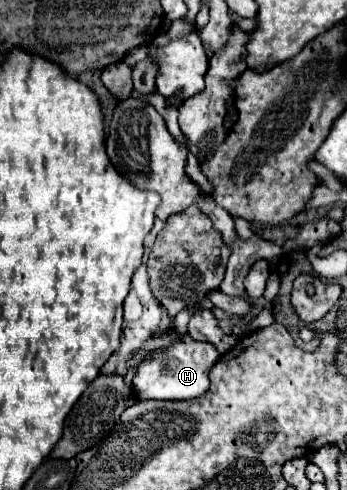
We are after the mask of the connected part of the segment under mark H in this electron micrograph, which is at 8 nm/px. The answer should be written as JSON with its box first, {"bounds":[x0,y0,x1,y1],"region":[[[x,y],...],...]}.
{"bounds":[132,342,218,400],"region":[[[176,342],[170,348],[156,352],[152,358],[146,358],[138,364],[138,370],[132,378],[132,388],[136,398],[148,400],[192,400],[202,396],[208,390],[208,372],[218,360],[218,352],[208,342]]]}

